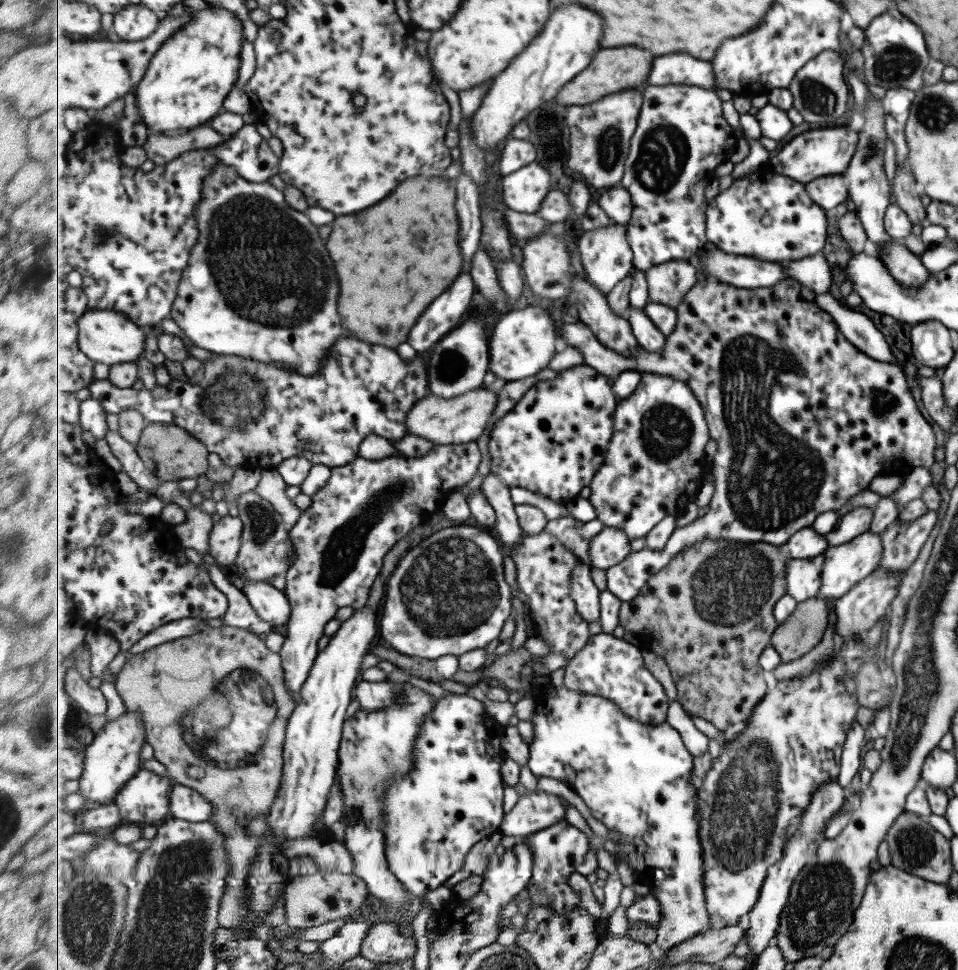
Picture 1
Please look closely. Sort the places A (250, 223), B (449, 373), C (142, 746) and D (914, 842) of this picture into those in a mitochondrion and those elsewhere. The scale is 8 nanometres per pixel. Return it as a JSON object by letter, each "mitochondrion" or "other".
{"A":"mitochondrion","B":"mitochondrion","C":"other","D":"mitochondrion"}

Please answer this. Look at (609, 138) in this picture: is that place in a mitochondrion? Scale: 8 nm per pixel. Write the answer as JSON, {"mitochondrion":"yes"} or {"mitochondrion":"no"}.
{"mitochondrion":"yes"}

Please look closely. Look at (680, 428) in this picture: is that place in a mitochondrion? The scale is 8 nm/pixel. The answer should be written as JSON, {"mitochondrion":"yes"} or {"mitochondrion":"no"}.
{"mitochondrion":"yes"}

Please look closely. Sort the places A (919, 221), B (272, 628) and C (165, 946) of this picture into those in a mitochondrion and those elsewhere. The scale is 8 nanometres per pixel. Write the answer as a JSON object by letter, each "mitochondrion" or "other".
{"A":"other","B":"other","C":"mitochondrion"}

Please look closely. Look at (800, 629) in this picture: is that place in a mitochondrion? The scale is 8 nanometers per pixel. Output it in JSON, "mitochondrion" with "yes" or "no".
{"mitochondrion":"yes"}

